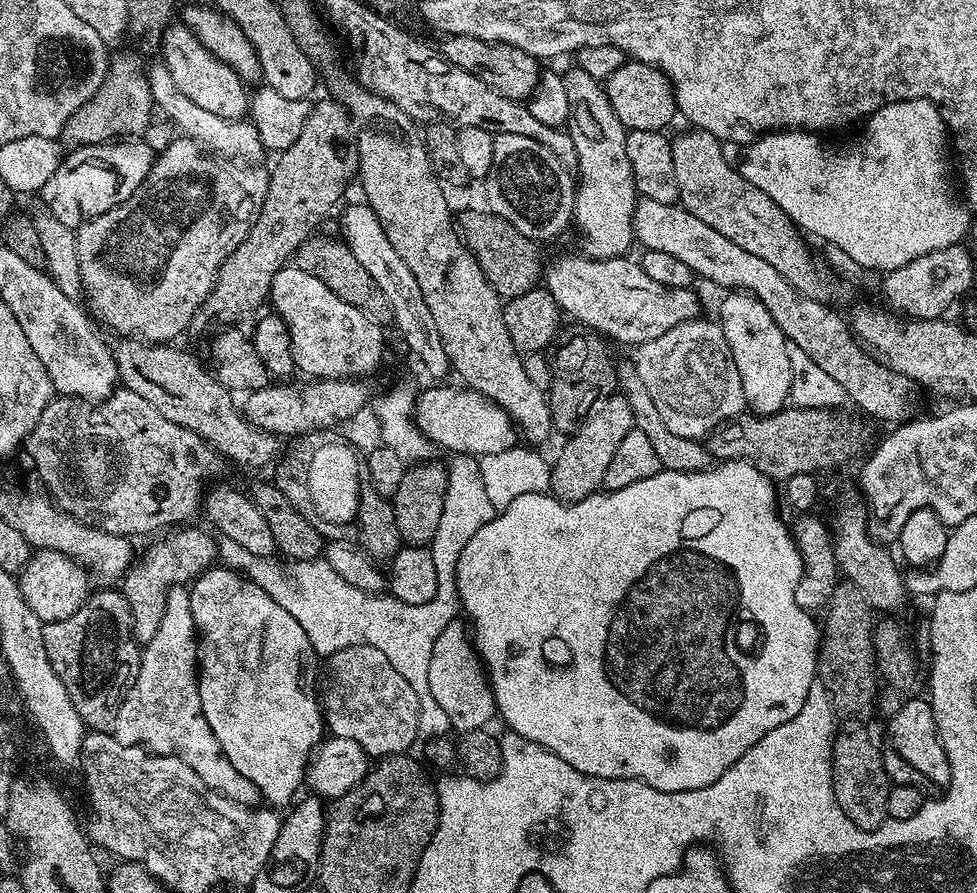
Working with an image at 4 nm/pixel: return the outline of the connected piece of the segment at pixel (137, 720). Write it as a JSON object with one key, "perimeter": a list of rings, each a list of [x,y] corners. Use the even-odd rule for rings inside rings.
{"perimeter":[[[184,586],[168,591],[162,626],[158,626],[158,634],[154,634],[154,638],[143,645],[140,668],[136,671],[131,688],[124,695],[111,735],[118,742],[138,744],[156,756],[177,756],[186,762],[186,766],[190,766],[190,770],[194,770],[194,774],[198,774],[198,778],[202,778],[202,782],[206,782],[206,786],[218,794],[230,798],[236,804],[256,806],[262,800],[260,792],[254,782],[250,782],[250,778],[242,778],[242,774],[230,766],[230,758],[222,754],[222,746],[218,746],[214,730],[210,730],[202,715],[196,663],[198,637],[188,594],[189,589]]]}

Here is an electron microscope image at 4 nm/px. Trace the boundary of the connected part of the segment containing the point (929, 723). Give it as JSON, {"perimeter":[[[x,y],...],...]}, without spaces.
{"perimeter":[[[908,698],[892,716],[888,724],[888,733],[882,740],[884,765],[888,779],[892,784],[905,784],[921,790],[937,788],[943,790],[950,782],[950,762],[946,750],[940,741],[940,735],[934,722],[932,705],[927,699]]]}

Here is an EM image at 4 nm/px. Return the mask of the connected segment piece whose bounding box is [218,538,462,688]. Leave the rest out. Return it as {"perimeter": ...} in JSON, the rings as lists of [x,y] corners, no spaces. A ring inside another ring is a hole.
{"perimeter":[[[225,538],[219,541],[218,556],[223,567],[239,572],[262,586],[262,590],[266,590],[266,594],[282,606],[282,610],[293,616],[294,622],[306,630],[306,638],[310,638],[310,646],[314,646],[317,657],[330,657],[344,647],[374,646],[386,654],[394,670],[398,670],[413,688],[420,688],[420,676],[430,676],[430,654],[434,654],[438,634],[450,626],[448,616],[457,619],[452,612],[458,617],[462,612],[460,591],[458,586],[452,588],[452,584],[438,588],[430,602],[407,604],[390,594],[364,592],[350,586],[325,562],[319,565],[320,572],[283,572],[275,564],[275,559],[250,554],[250,550],[238,546],[238,542]]]}

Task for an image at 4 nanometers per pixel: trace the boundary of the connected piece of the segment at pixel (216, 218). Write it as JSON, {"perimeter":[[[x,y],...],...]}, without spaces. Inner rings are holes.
{"perimeter":[[[175,139],[165,146],[161,156],[159,153],[155,157],[152,169],[148,171],[148,177],[142,182],[142,186],[138,186],[138,190],[134,190],[134,194],[130,194],[130,198],[126,198],[126,202],[114,206],[114,210],[106,210],[106,214],[98,214],[76,229],[78,262],[84,283],[82,296],[85,301],[88,299],[87,311],[105,329],[107,329],[106,327],[113,328],[114,331],[120,332],[116,334],[124,338],[139,338],[149,342],[172,342],[175,341],[175,336],[182,335],[184,331],[187,333],[191,329],[193,318],[196,317],[196,311],[206,302],[212,287],[216,284],[216,277],[219,276],[220,268],[226,262],[226,258],[244,241],[246,234],[250,234],[250,226],[254,226],[254,222],[262,210],[262,202],[266,198],[270,175],[267,167],[256,168],[260,166],[253,166],[248,162],[219,155],[205,148],[197,140]]]}

